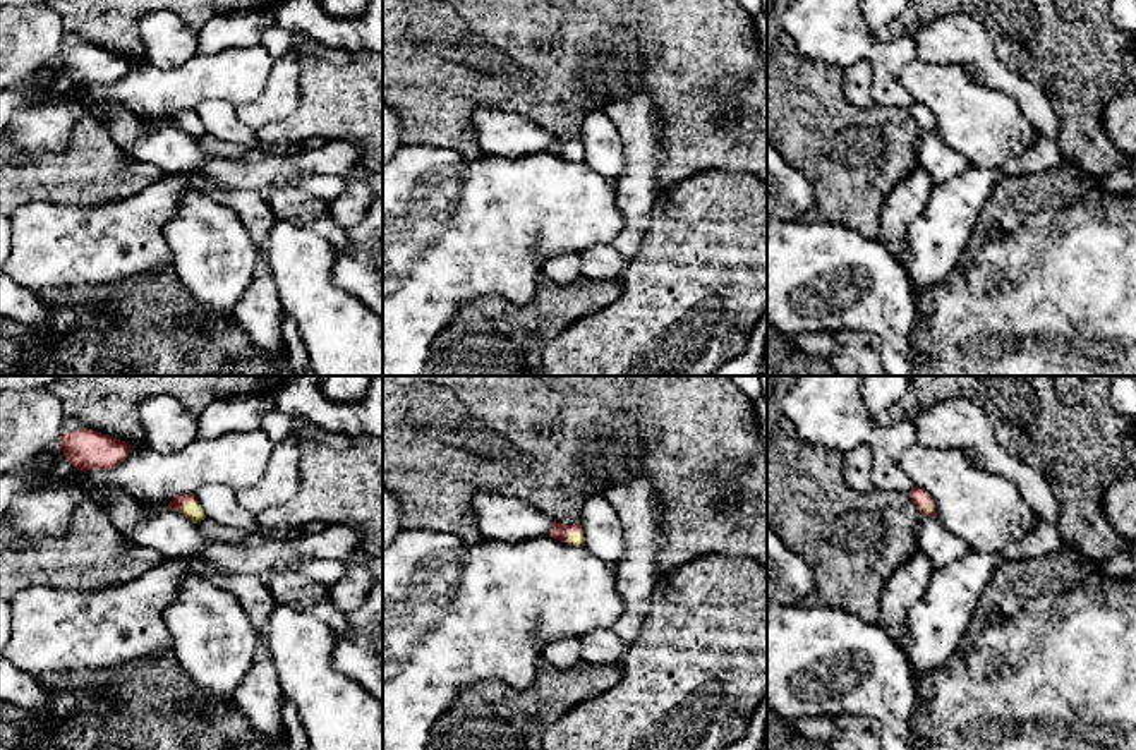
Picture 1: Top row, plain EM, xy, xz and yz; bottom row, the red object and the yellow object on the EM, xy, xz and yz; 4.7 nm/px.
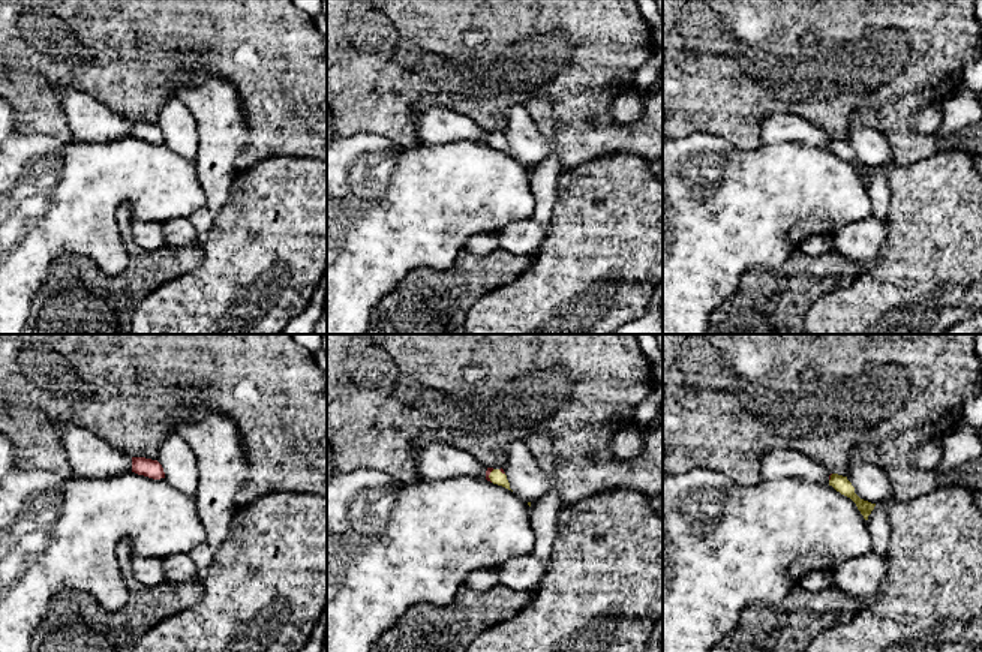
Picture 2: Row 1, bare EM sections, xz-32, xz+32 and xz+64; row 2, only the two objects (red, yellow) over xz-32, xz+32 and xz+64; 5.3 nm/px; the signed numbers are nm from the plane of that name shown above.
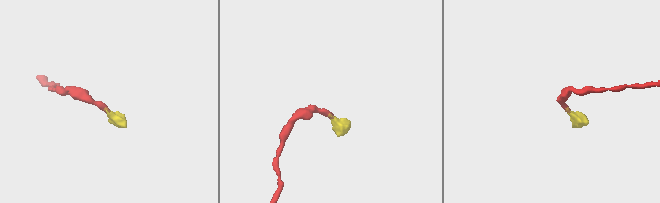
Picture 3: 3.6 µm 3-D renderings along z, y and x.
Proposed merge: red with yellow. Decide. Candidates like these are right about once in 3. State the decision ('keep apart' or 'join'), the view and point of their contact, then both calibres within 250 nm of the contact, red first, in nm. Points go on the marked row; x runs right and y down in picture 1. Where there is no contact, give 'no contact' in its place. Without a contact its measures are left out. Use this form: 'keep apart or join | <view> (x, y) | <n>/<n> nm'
join | xy (182, 510) | 70/70 nm

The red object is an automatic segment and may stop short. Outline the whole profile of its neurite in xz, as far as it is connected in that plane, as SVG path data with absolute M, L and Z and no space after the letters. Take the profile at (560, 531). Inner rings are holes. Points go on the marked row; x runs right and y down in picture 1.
M554 520L551 537L571 546L585 546L583 529L580 523L565 525Z

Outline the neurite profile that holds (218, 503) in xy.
M221 484L201 486L196 498L206 515L206 518L244 530L247 534L266 534L268 530L259 527L257 517L249 513L237 501L237 491Z

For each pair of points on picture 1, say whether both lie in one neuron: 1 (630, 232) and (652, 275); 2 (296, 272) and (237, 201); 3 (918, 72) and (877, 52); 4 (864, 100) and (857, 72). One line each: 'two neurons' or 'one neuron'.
1: two neurons
2: two neurons
3: two neurons
4: one neuron

